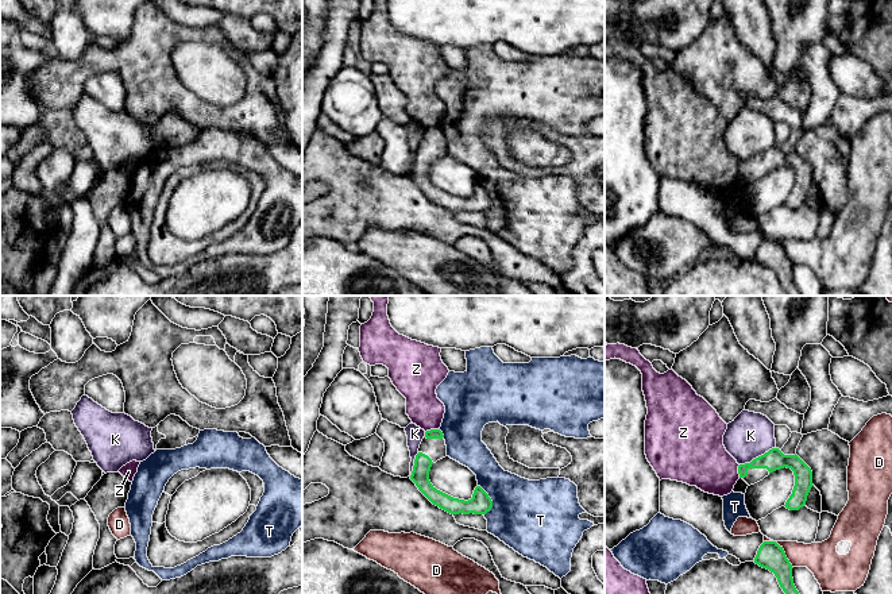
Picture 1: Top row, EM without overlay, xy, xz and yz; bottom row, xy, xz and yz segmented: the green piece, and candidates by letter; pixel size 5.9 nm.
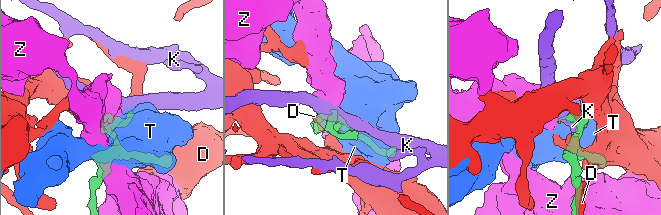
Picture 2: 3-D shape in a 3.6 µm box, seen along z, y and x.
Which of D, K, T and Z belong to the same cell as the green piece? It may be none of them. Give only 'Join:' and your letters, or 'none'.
Join: none

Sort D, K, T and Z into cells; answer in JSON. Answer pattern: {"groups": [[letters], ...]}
{"groups": [["D"], ["K"], ["T"], ["Z"]]}

